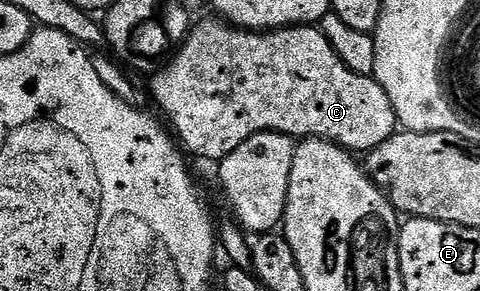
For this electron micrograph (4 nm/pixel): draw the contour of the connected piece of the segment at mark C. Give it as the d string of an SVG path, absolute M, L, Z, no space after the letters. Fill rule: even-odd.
M220 17L212 18L203 20L198 27L196 24L185 36L185 42L176 48L172 58L152 76L152 102L154 99L161 106L162 113L169 118L168 126L190 156L223 160L243 141L264 131L310 139L330 139L350 153L368 153L383 145L383 141L398 130L399 113L391 105L391 97L383 93L376 79L351 73L351 69L339 61L327 37L323 37L320 26L246 31Z

